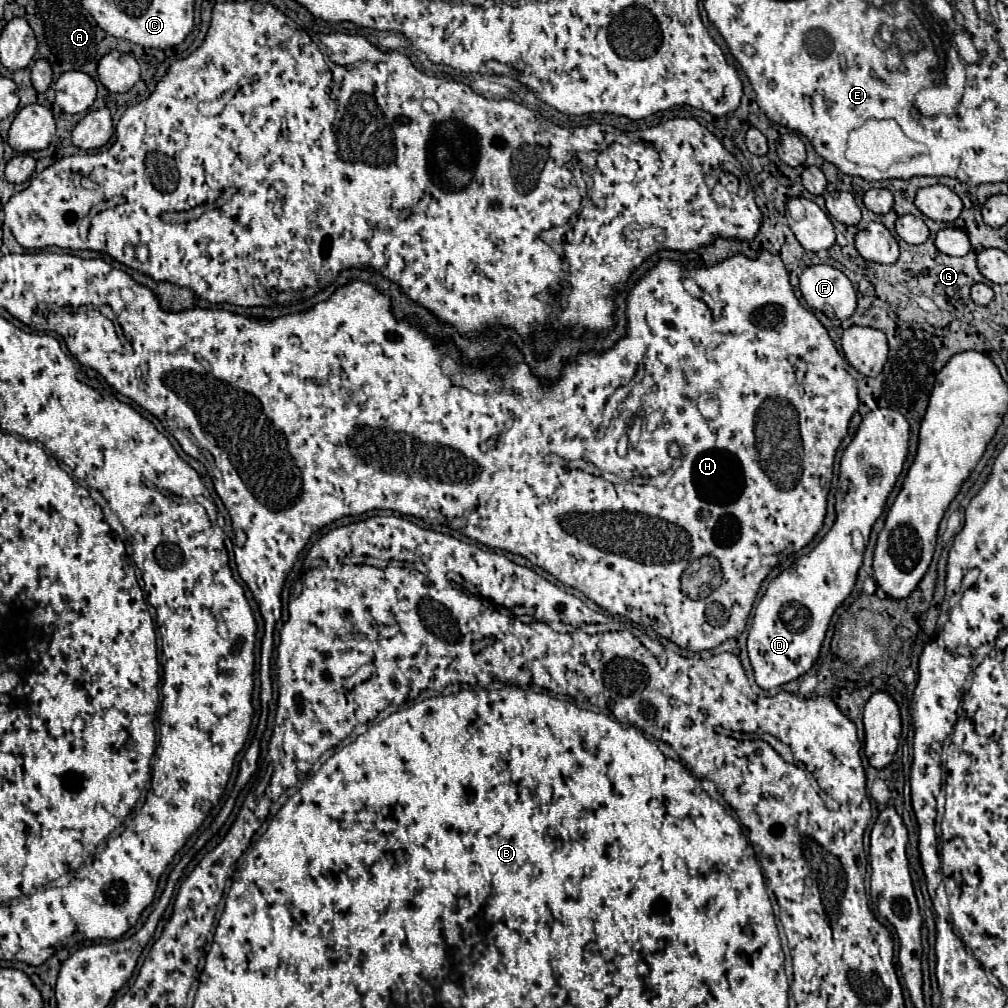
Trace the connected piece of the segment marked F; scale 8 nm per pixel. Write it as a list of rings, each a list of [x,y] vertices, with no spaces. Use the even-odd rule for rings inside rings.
[[[808,266],[800,274],[800,292],[814,310],[822,310],[830,318],[846,320],[856,308],[852,282],[834,266]]]

